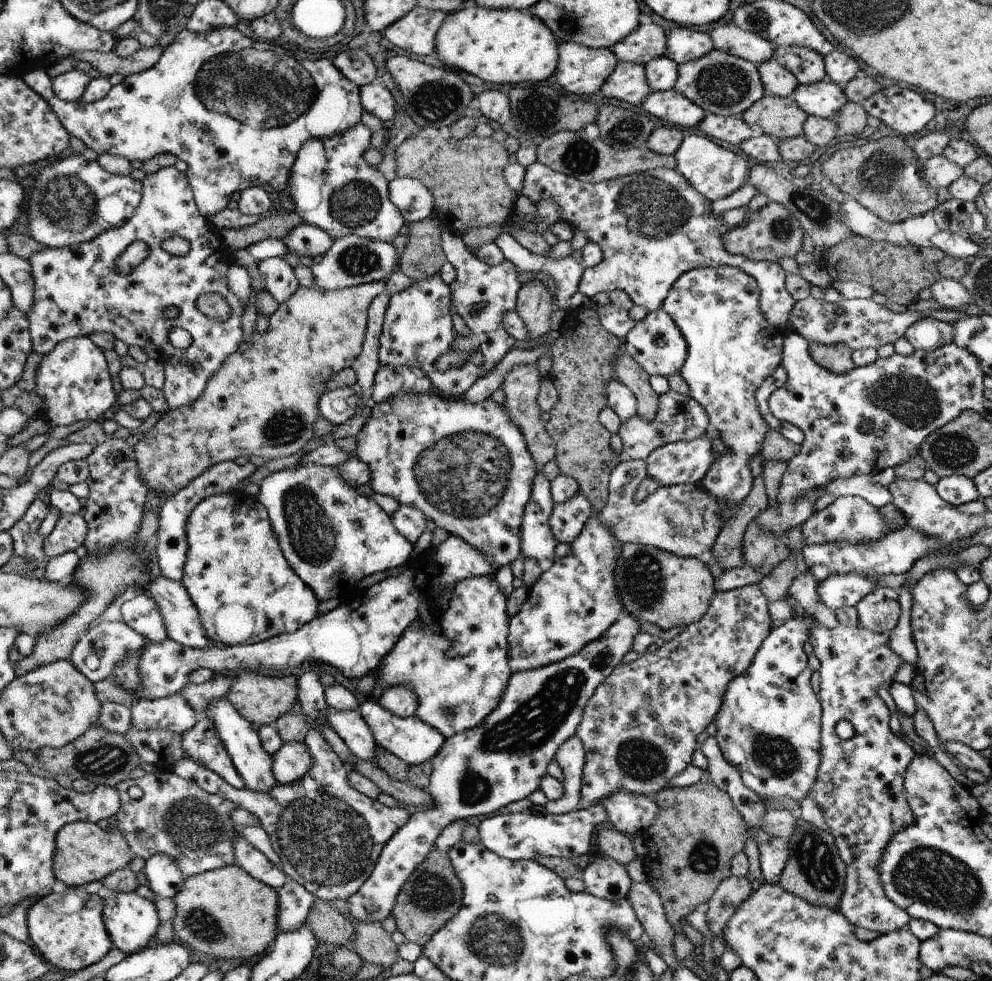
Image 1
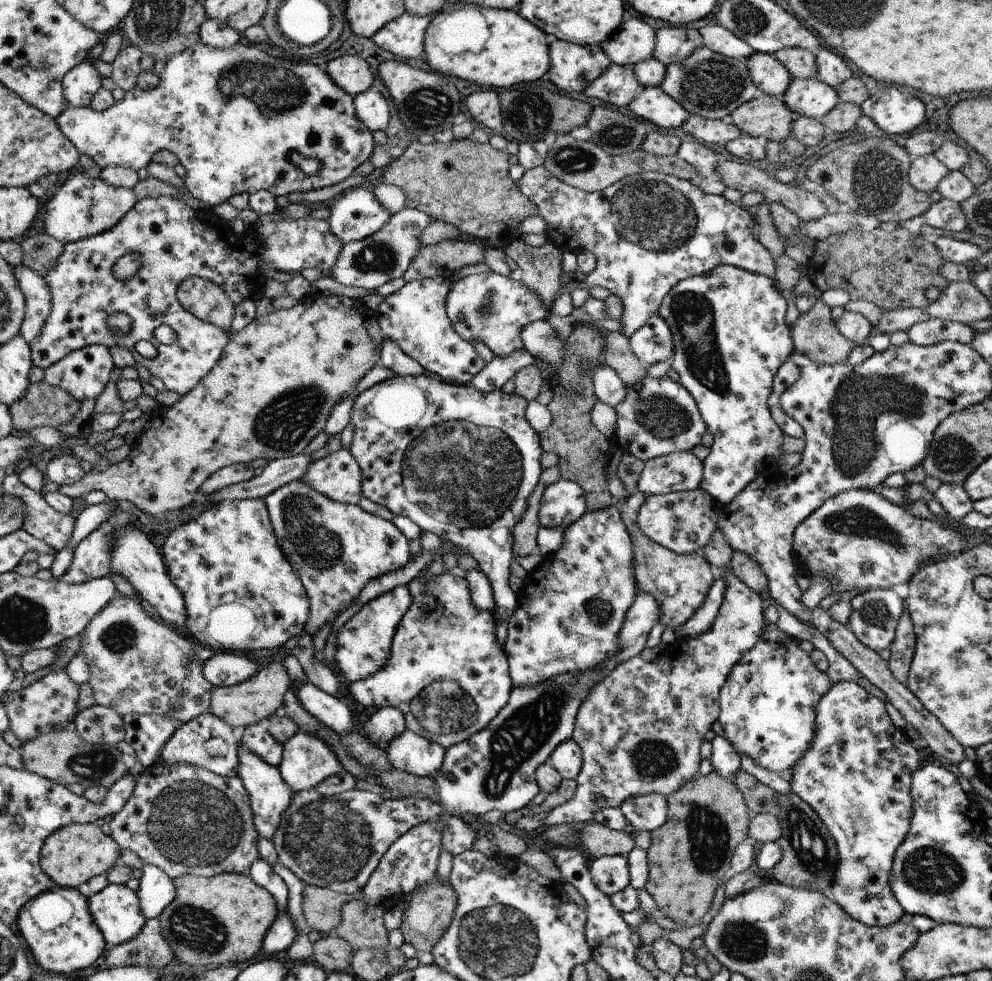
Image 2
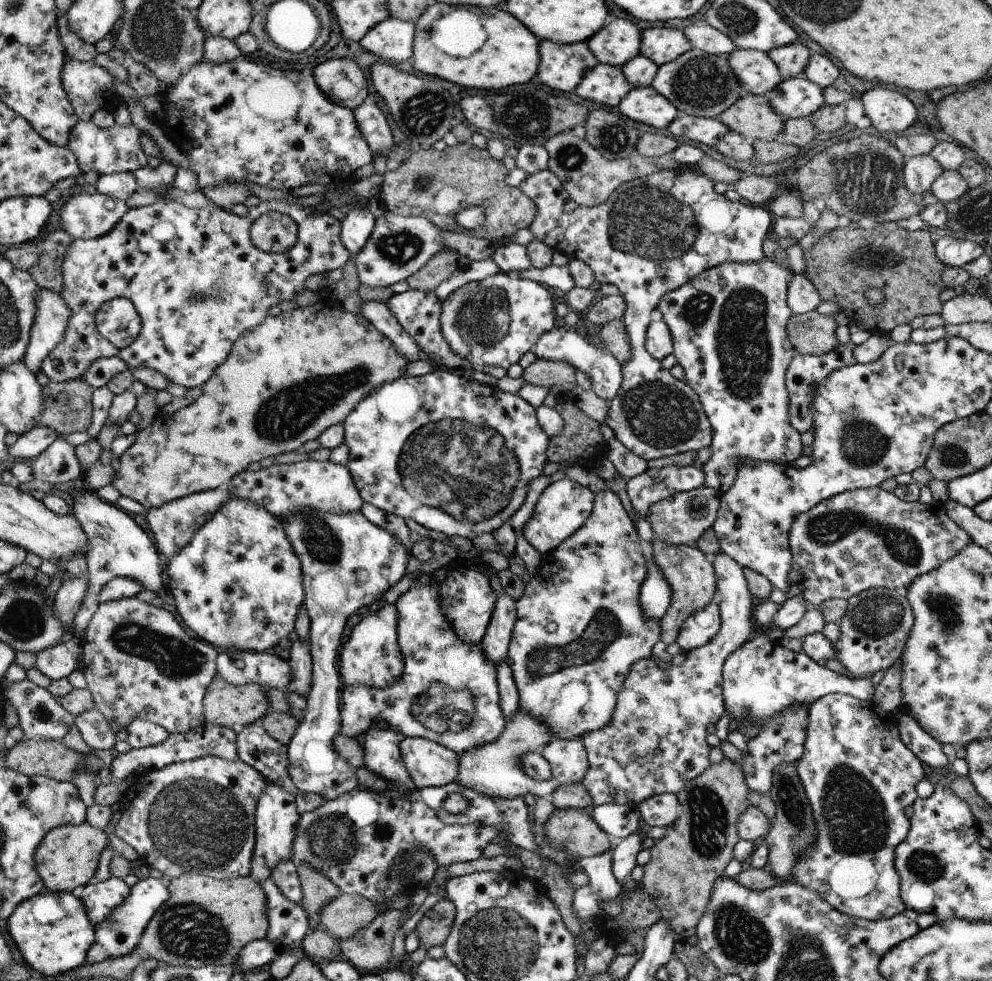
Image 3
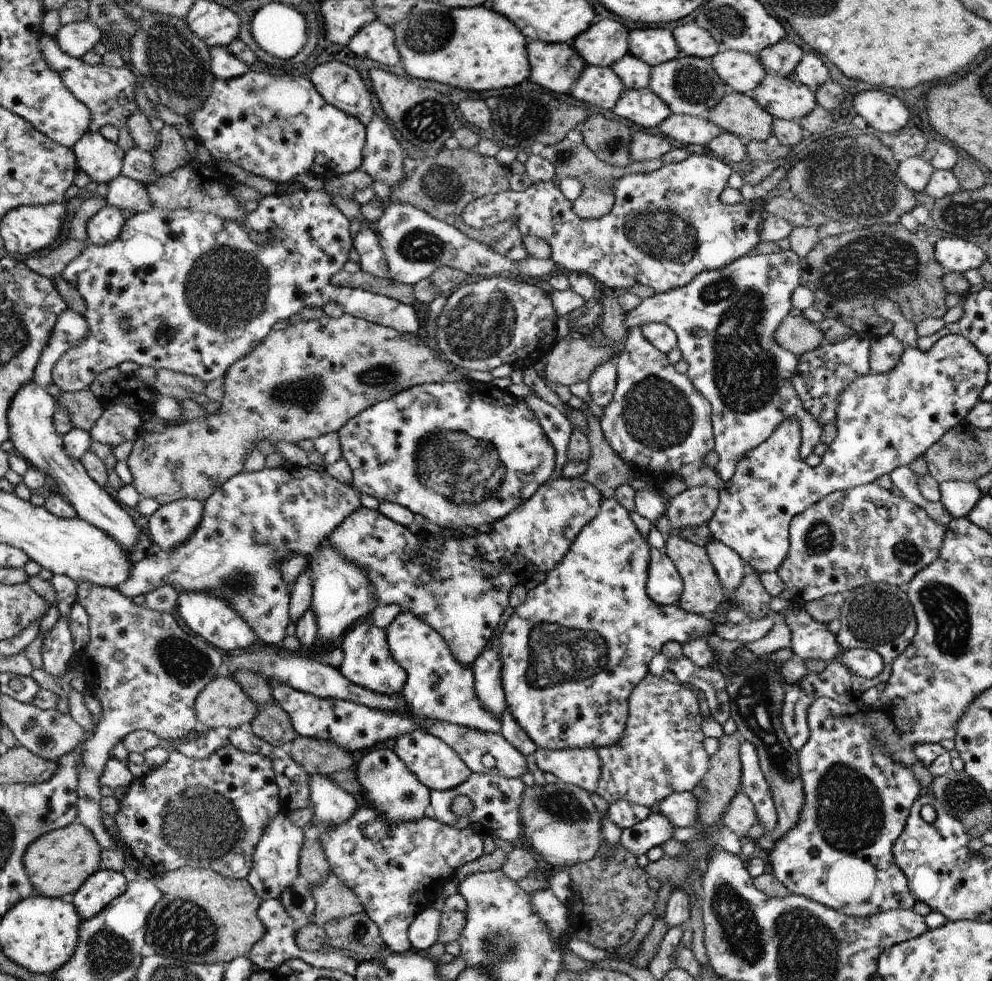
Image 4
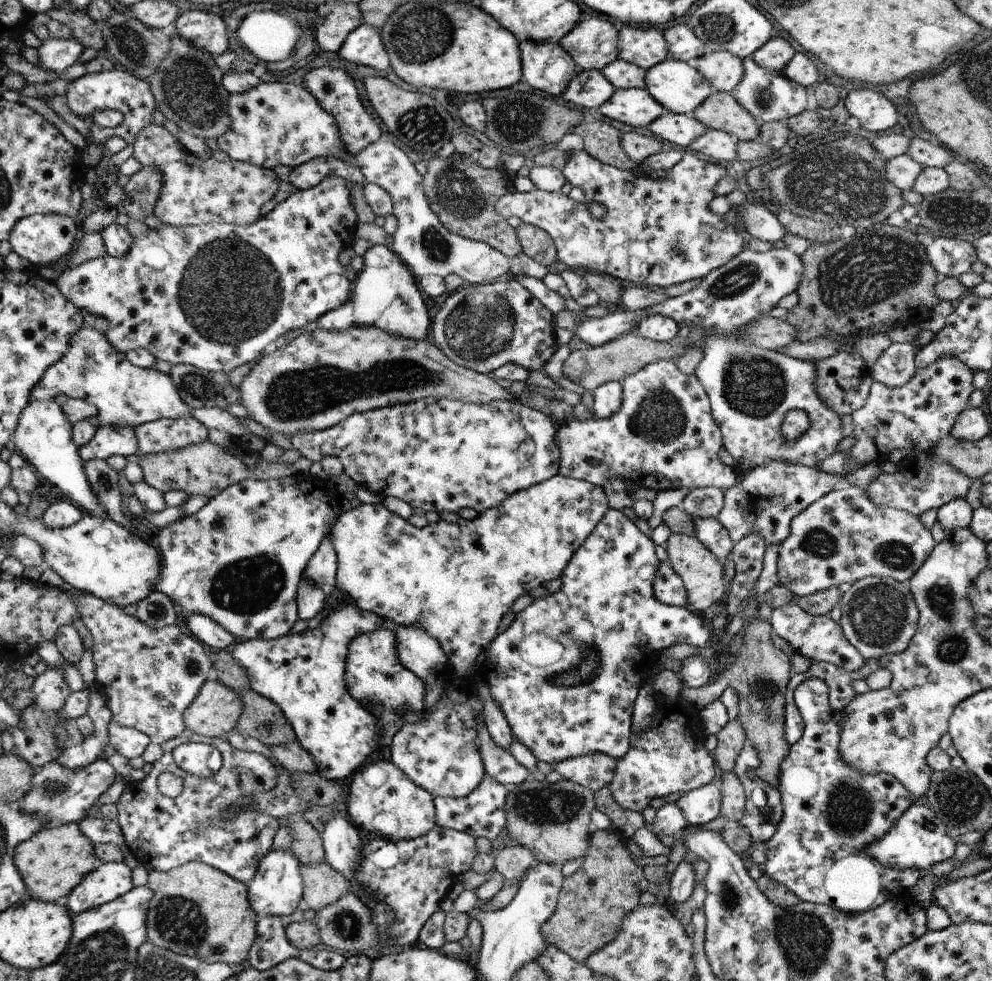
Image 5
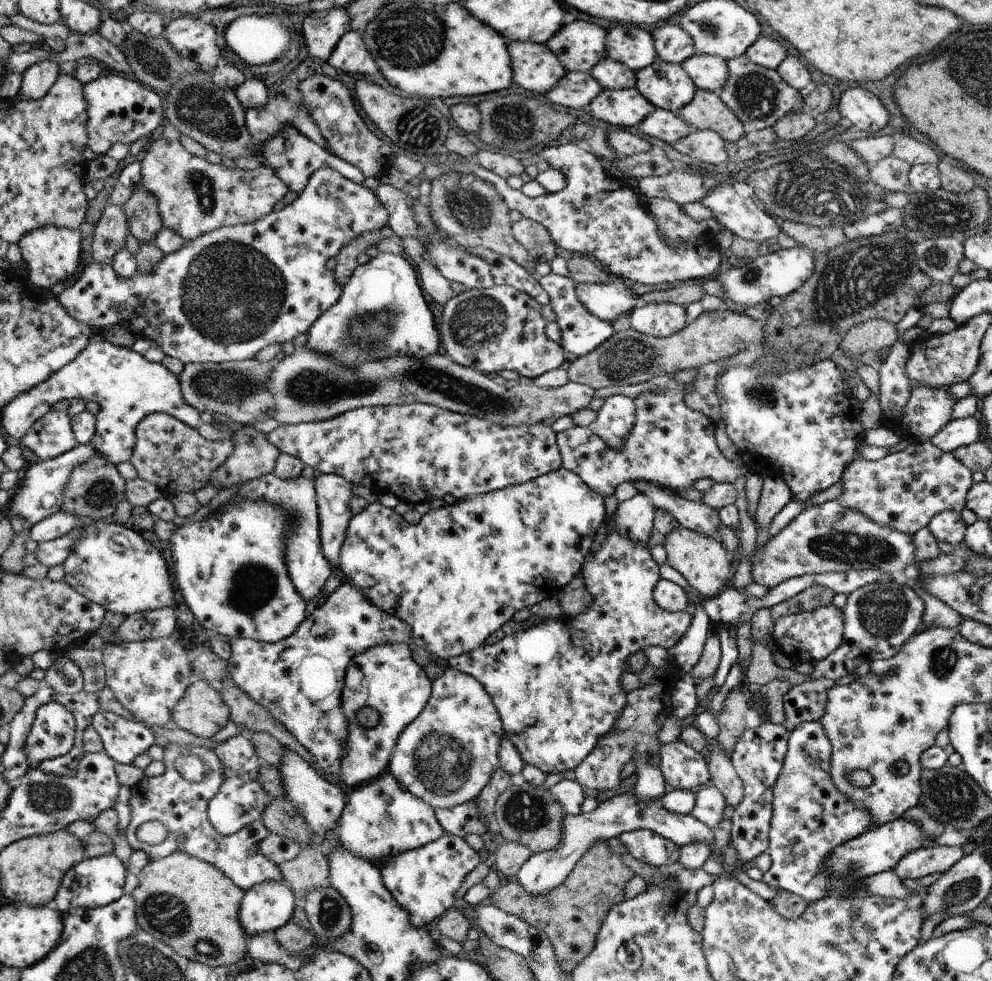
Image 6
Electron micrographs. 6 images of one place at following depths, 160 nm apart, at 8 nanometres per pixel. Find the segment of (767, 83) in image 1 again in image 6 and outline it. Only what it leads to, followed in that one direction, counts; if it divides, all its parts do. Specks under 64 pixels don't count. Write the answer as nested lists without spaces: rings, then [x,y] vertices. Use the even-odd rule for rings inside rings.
[[[696,51],[680,65],[696,87],[705,91],[720,91],[729,78],[727,61],[714,55],[700,54]]]

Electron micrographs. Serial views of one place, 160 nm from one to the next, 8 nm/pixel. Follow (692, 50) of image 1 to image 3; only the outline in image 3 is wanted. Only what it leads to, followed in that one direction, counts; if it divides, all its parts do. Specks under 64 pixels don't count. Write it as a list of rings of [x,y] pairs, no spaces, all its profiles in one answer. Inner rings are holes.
[[[646,28],[642,32],[640,55],[652,60],[658,67],[670,63],[692,49],[690,40],[676,28]]]

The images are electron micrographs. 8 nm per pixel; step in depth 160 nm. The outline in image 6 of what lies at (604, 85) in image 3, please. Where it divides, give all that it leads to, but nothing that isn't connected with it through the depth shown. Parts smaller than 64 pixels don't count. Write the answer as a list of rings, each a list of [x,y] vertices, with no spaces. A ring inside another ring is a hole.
[[[566,71],[558,80],[557,86],[546,93],[546,98],[552,104],[578,110],[593,101],[603,90],[601,84],[590,76],[589,72]]]

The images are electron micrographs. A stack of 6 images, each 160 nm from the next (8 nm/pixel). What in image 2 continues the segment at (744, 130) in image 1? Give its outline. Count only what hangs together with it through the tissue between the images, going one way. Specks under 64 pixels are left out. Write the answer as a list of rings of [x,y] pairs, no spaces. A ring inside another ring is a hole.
[[[691,115],[681,127],[690,137],[706,144],[726,146],[732,140],[738,139],[738,136],[742,136],[742,130],[728,119],[706,119]]]

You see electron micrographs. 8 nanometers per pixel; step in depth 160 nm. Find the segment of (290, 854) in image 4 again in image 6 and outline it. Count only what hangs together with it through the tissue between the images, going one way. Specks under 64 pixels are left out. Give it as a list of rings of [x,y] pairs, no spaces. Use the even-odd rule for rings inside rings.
[[[284,878],[265,881],[246,892],[241,903],[240,921],[248,938],[284,927],[296,908],[294,896]]]

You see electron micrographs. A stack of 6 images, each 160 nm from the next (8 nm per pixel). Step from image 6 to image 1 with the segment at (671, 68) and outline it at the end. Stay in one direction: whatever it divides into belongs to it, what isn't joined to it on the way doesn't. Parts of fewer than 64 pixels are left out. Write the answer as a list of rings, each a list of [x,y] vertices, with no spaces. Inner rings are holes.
[[[716,48],[698,60],[679,64],[677,75],[675,91],[701,106],[706,113],[723,117],[740,116],[766,94],[757,65]]]

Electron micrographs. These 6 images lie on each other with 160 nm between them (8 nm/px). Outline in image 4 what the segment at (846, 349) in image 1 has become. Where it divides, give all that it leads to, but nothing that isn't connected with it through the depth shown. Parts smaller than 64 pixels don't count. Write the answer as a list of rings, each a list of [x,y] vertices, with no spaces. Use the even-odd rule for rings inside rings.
[[[794,312],[782,320],[774,334],[774,340],[797,358],[827,342],[824,332],[815,323]]]

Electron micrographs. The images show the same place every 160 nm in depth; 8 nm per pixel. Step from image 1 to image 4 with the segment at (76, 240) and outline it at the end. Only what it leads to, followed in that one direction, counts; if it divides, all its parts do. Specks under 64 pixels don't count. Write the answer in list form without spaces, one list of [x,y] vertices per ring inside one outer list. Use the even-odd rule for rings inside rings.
[[[107,204],[86,222],[87,241],[99,246],[110,244],[112,240],[118,239],[123,227],[125,220],[122,209]]]

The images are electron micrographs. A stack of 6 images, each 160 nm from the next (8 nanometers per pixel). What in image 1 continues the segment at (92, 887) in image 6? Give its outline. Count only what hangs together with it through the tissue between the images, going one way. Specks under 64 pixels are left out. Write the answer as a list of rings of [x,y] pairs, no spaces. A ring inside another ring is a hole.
[[[132,891],[113,892],[105,897],[104,902],[105,927],[112,937],[114,947],[132,954],[154,942],[154,936],[156,936],[156,930],[158,930],[160,924],[156,913],[156,905],[154,905],[155,901],[142,898],[138,893]]]

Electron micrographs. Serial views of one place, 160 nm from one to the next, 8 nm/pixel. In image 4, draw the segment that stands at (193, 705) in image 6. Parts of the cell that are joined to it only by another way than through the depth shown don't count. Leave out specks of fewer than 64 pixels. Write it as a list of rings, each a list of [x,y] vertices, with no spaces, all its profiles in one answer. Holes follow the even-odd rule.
[[[217,676],[197,698],[198,722],[232,732],[253,722],[260,706],[231,676]]]

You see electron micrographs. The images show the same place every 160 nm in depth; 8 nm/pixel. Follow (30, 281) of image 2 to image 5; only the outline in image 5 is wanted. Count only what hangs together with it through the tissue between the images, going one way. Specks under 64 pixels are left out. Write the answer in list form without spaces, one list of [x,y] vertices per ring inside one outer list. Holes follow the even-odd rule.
[[[82,326],[70,338],[68,352],[38,380],[30,400],[53,400],[59,394],[94,406],[100,426],[120,424],[136,429],[151,421],[190,415],[189,405],[182,400],[169,374],[130,364],[126,354],[118,352],[106,336],[88,326]]]

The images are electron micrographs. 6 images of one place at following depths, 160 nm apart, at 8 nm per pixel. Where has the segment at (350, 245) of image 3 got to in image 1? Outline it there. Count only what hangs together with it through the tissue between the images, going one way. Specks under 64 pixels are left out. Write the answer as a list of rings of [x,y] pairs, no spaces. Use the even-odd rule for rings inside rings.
[[[361,122],[342,135],[332,139],[312,139],[298,151],[297,160],[293,164],[291,182],[287,189],[294,203],[295,210],[303,222],[318,225],[334,240],[346,235],[358,235],[370,240],[393,241],[405,223],[400,209],[388,198],[388,182],[376,167],[364,162],[362,154],[371,147],[370,130]]]

